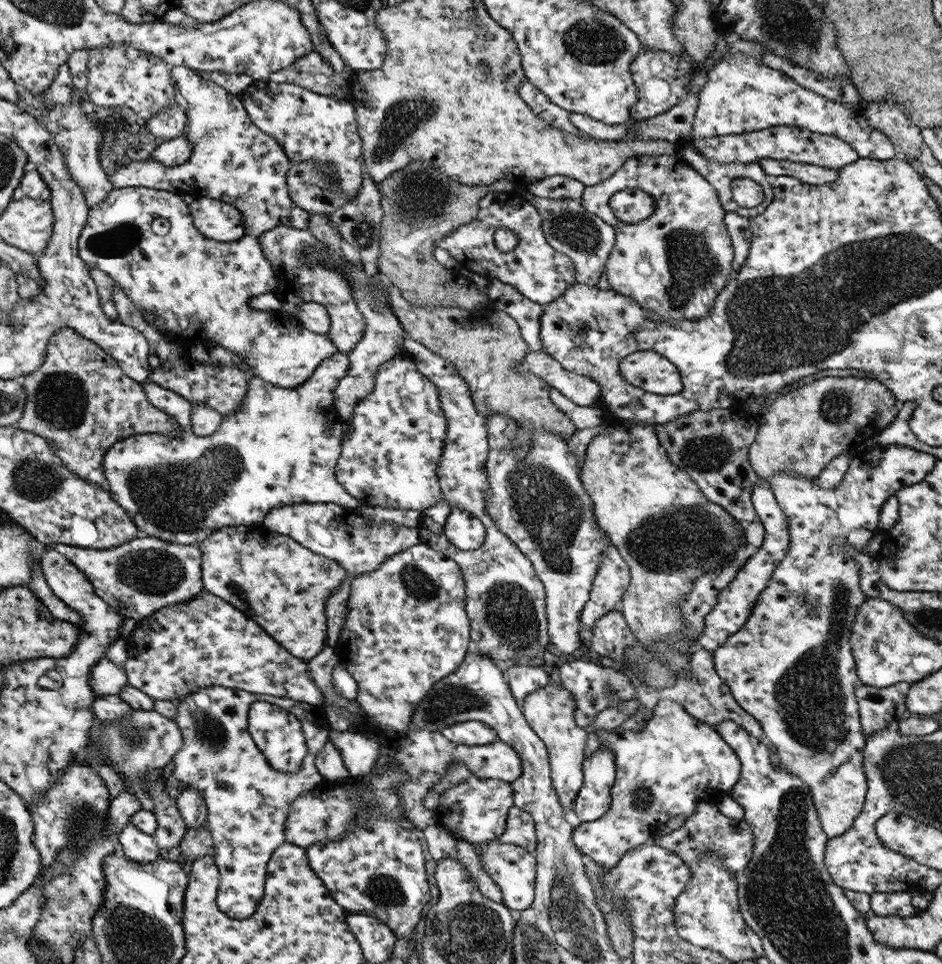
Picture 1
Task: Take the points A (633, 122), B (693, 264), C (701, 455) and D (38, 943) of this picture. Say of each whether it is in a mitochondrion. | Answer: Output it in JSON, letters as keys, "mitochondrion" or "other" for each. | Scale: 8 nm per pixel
{"A":"other","B":"mitochondrion","C":"mitochondrion","D":"other"}

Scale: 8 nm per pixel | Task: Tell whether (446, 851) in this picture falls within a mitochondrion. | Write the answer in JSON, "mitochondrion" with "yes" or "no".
{"mitochondrion":"no"}

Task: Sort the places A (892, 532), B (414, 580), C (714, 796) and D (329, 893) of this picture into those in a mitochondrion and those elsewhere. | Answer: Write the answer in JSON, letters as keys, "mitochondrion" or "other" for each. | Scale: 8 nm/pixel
{"A":"other","B":"mitochondrion","C":"other","D":"other"}

